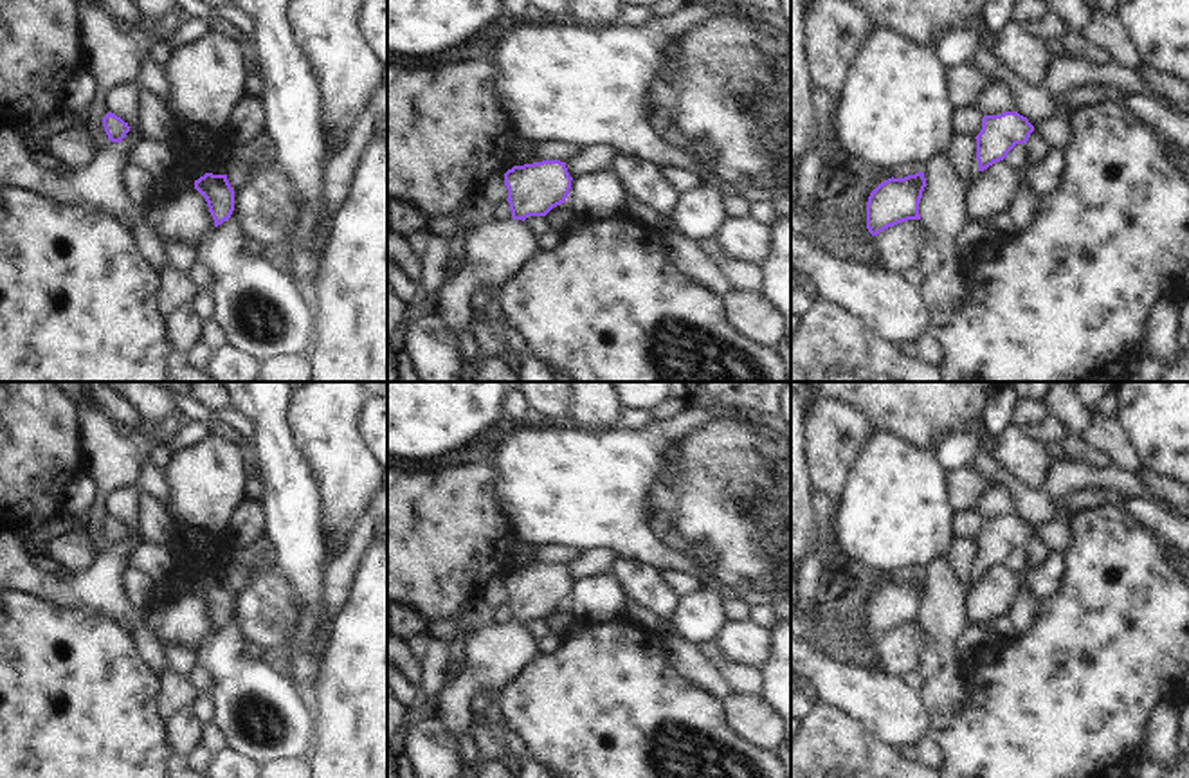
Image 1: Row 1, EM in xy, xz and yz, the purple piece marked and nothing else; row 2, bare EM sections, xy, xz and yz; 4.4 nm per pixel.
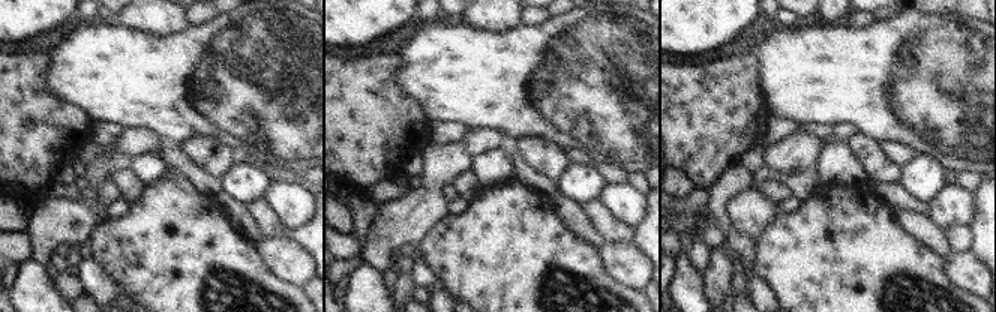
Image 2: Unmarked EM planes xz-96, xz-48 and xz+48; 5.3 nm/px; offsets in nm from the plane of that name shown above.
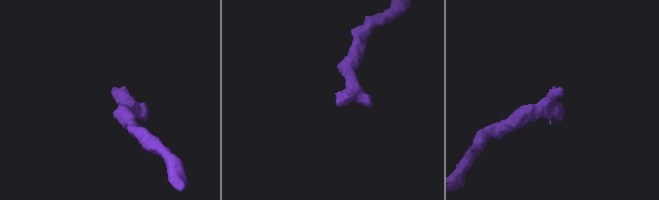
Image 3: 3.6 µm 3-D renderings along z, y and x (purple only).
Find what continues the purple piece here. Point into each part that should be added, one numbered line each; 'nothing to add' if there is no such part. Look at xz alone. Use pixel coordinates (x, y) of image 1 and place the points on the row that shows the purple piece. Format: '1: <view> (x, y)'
1: xz (492, 253)

